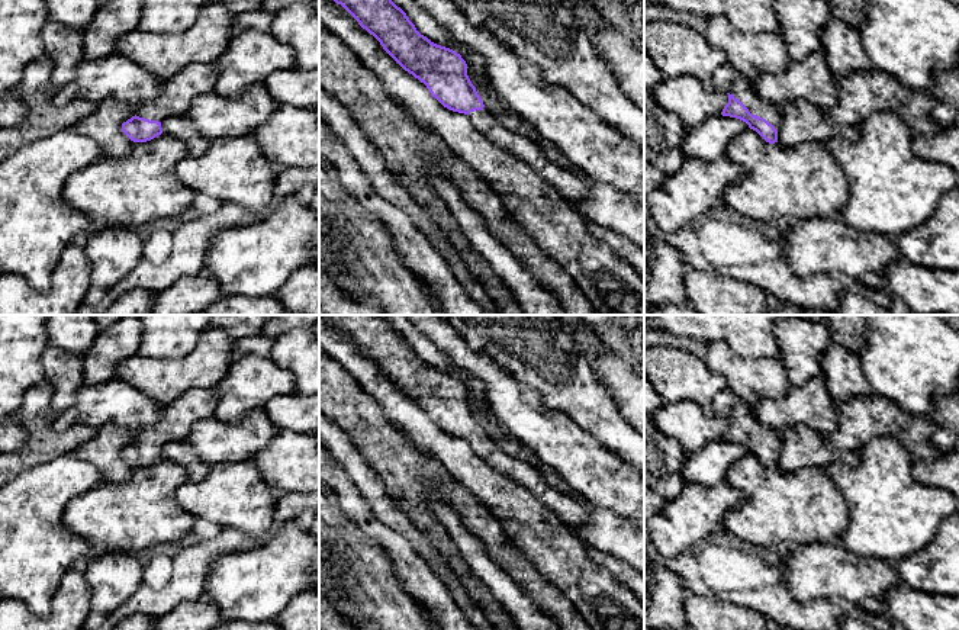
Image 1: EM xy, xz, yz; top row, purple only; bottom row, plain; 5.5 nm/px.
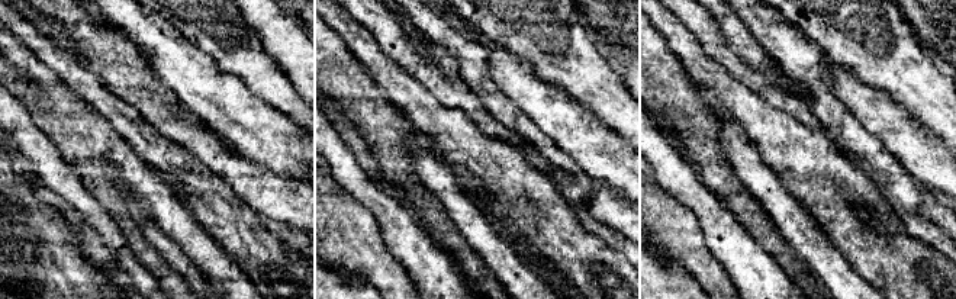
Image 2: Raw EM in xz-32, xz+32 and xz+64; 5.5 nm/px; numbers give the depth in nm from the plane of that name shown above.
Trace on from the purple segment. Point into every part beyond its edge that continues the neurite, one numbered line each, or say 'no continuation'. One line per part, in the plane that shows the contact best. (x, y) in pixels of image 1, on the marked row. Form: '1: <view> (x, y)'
1: yz (726, 79)

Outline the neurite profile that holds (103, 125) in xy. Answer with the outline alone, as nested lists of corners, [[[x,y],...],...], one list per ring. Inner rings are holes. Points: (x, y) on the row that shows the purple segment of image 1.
[[[103,100],[96,110],[70,126],[78,134],[99,142],[104,157],[125,157],[133,141],[122,132],[122,123],[136,115],[136,107],[119,100]]]

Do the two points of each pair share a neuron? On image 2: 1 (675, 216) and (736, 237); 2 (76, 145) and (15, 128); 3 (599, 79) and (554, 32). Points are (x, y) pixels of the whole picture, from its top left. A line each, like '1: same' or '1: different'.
1: different
2: different
3: same

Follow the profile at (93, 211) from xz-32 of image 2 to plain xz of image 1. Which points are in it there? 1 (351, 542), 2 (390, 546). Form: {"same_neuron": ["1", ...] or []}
{"same_neuron": ["1"]}

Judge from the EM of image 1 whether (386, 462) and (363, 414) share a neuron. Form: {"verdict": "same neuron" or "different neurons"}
{"verdict": "same neuron"}

